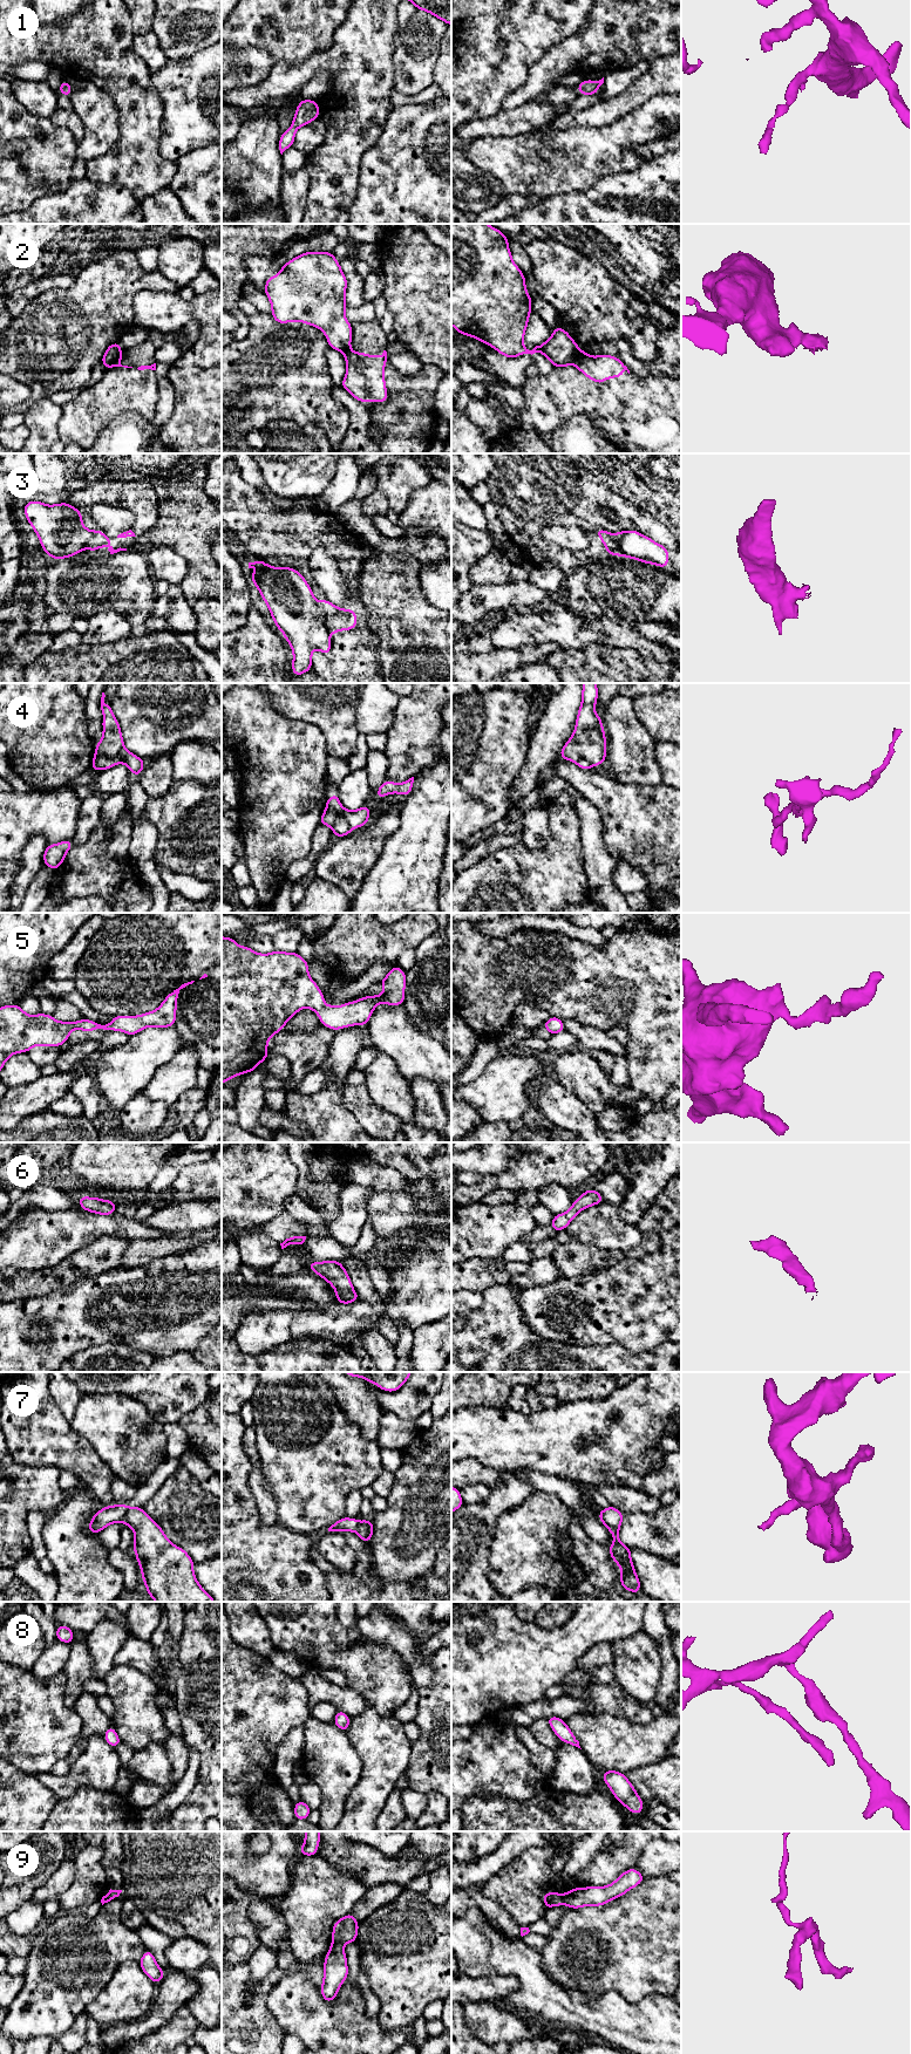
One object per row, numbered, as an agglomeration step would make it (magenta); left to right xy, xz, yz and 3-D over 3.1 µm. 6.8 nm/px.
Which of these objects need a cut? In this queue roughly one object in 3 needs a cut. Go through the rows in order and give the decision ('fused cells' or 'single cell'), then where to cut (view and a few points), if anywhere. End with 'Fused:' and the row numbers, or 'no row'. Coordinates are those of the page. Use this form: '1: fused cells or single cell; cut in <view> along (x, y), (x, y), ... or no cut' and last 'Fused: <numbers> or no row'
1: single cell; no cut
2: fused cells; cut in xy along (121, 350), (117, 360), (111, 366)
3: fused cells; cut in yz along (597, 532), (611, 538), (617, 544), (616, 554)
4: fused cells; cut in xz along (326, 807), (337, 811), (352, 828)
5: single cell; no cut
6: single cell; no cut
7: fused cells; cut in xy along (129, 1508), (124, 1523)
8: single cell; no cut
9: single cell; no cut
Fused: 2, 3, 4, 7

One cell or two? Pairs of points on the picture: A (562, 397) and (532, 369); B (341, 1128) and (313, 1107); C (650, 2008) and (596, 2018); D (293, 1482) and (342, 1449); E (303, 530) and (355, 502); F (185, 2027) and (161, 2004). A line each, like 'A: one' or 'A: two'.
A: two
B: one
C: one
D: one
E: two
F: two

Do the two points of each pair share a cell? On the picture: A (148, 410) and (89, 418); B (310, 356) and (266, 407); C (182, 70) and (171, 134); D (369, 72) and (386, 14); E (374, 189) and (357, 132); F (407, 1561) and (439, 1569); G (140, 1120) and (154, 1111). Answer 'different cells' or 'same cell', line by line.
A: same cell
B: same cell
C: same cell
D: same cell
E: different cells
F: different cells
G: same cell

